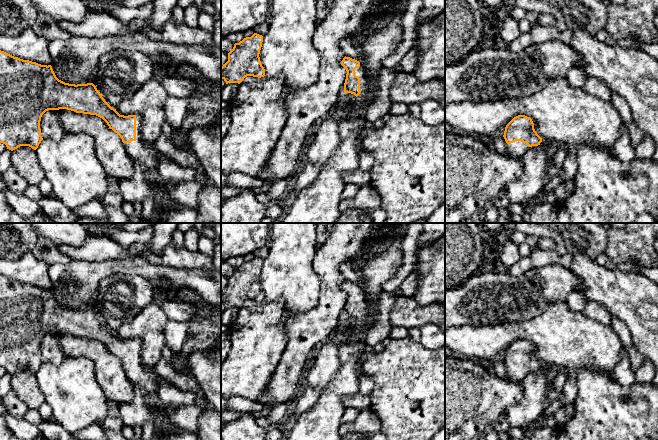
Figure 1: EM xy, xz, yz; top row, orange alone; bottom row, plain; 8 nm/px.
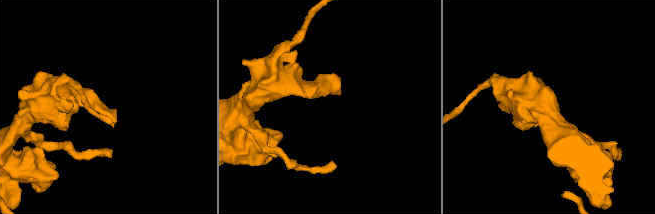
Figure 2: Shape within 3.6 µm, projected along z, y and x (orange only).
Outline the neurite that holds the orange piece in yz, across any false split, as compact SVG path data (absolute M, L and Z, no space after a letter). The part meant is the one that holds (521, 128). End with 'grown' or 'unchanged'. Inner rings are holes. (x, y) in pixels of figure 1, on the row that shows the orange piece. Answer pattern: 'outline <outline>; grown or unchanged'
outline M525 115L514 117L506 125L503 137L507 143L508 154L517 158L522 158L529 149L542 142L534 129L532 119Z; grown

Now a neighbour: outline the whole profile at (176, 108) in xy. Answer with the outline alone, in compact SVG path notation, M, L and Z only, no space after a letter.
M168 96L165 101L165 117L173 130L181 129L187 111L188 103L186 98Z

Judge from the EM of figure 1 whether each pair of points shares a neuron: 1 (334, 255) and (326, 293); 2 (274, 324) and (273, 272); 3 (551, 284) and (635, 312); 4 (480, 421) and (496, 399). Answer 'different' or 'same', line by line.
1: same
2: different
3: different
4: same

